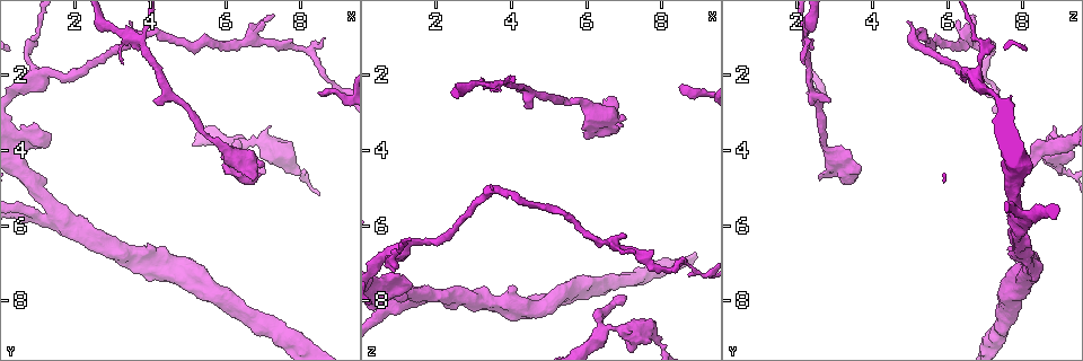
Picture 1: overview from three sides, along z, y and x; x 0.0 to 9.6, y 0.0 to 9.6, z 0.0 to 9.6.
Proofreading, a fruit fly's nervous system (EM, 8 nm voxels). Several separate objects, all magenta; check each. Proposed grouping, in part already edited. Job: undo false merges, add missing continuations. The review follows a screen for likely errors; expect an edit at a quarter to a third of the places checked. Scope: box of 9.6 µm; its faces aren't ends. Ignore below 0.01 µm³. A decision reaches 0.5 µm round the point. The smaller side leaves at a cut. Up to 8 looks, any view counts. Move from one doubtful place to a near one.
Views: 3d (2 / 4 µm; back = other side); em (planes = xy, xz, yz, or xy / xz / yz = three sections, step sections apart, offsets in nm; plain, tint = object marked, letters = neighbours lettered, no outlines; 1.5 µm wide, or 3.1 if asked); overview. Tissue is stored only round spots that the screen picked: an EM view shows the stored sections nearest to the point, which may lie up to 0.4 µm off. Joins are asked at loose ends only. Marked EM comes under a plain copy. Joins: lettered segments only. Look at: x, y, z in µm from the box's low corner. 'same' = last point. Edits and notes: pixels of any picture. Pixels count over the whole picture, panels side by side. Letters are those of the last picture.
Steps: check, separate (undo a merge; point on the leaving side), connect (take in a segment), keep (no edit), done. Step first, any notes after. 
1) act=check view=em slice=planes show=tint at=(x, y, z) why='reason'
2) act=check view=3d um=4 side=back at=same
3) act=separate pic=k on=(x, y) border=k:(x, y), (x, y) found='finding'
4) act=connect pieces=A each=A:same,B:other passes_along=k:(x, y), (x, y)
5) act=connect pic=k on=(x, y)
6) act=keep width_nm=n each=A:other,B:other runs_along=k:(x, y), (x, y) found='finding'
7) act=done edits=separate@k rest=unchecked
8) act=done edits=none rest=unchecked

act=check view=3d um=4 at=(8.65, 0.95, 6.90) why='free end'

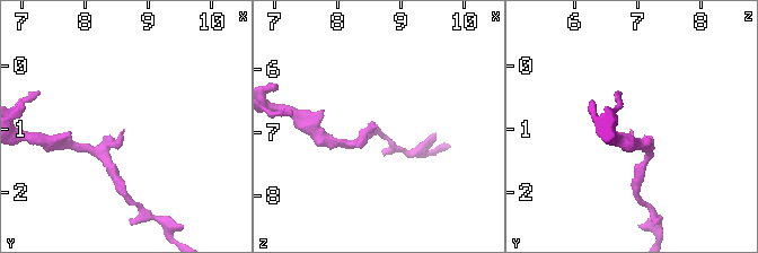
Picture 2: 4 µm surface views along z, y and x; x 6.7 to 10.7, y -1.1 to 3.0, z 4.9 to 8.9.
act=check view=em slice=planes show=letters at=(8.60, 1.00, 6.90)

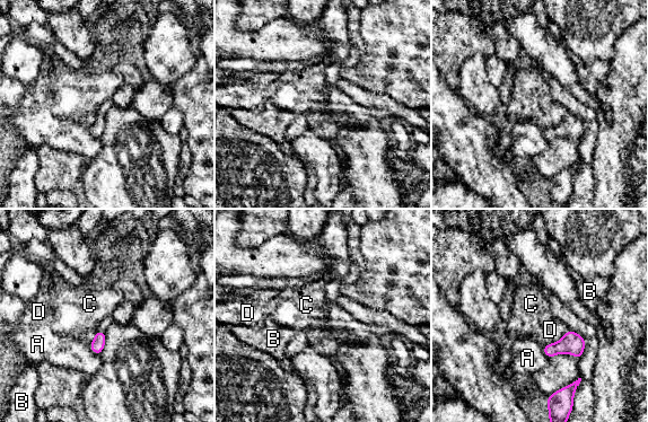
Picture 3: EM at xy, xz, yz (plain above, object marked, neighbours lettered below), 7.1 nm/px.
act=keep each=A:other,B:other,C:other,D:other found='none of them fits'

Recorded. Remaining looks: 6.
act=check view=em slice=planes show=tint at=(6.60, 1.05, 6.50) why='arms part here'

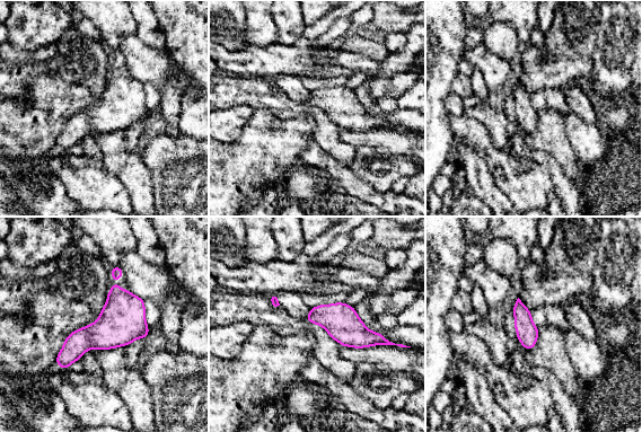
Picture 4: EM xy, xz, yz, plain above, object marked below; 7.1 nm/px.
act=check view=em slice=planes show=letters at=same why='what lies round it'

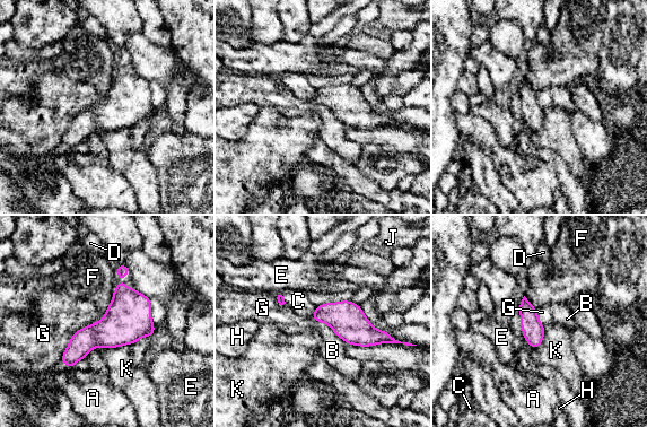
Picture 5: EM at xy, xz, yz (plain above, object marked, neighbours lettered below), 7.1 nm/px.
act=keep each=A:other,B:other,C:other,D:other,E:other,F:other,G:other,H:other,J:other,K:other border=5:(105, 312), (70, 338), (62, 364) found='all the same neuron'

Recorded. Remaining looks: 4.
act=check view=em slice=planes show=letters at=(7.05, 4.55, 7.95) why='tapers out'

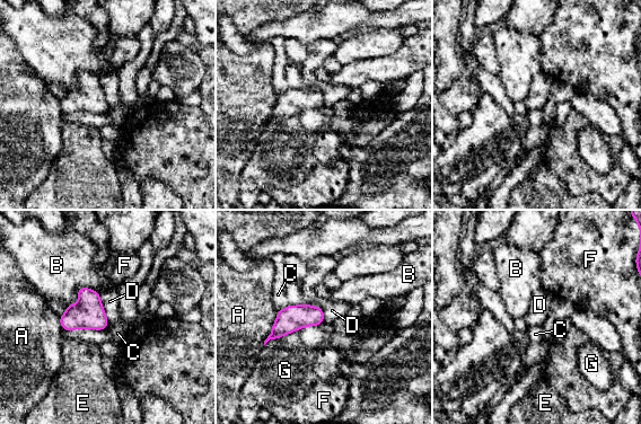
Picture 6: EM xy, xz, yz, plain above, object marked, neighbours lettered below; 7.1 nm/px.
act=keep each=A:other,B:other,C:other,D:other,E:other,F:other,G:other border=6:(99, 294), (105, 317), (110, 324) found='none of them fits'

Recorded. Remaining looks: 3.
act=done edits=none rest=unchecked

